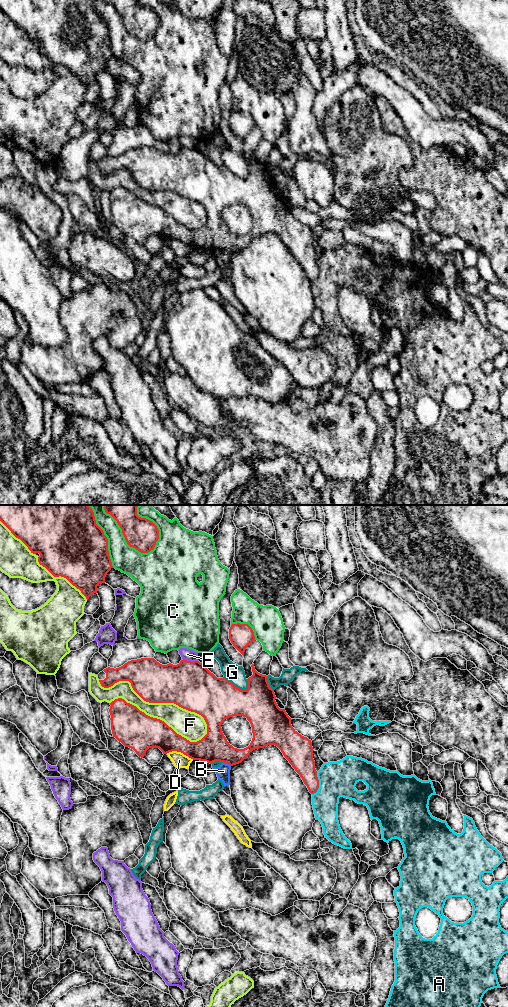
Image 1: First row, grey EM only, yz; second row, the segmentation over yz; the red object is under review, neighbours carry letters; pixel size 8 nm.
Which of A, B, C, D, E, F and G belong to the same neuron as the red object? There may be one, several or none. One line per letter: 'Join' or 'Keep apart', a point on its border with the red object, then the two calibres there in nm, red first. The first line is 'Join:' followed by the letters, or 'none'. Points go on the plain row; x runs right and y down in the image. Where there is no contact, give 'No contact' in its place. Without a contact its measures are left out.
Join: none
A: Keep apart. Touches red at yz (318, 272). Thickness 190 nm (red) against 280 nm
B: Keep apart. Touches red at yz (227, 251). Thickness 220 nm (red) against 110 nm
C: Keep apart. Touches red at yz (125, 27). Thickness 260 nm (red) against 220 nm
D: Keep apart. Touches red at yz (180, 239). Thickness 240 nm (red) against 120 nm
E: Keep apart. Touches red at yz (190, 149). Thickness 380 nm (red) against 100 nm
F: Keep apart. Touches red at yz (156, 190). Thickness 320 nm (red) against 190 nm
G: Keep apart. Touches red at yz (236, 175). Thickness 360 nm (red) against 150 nm

